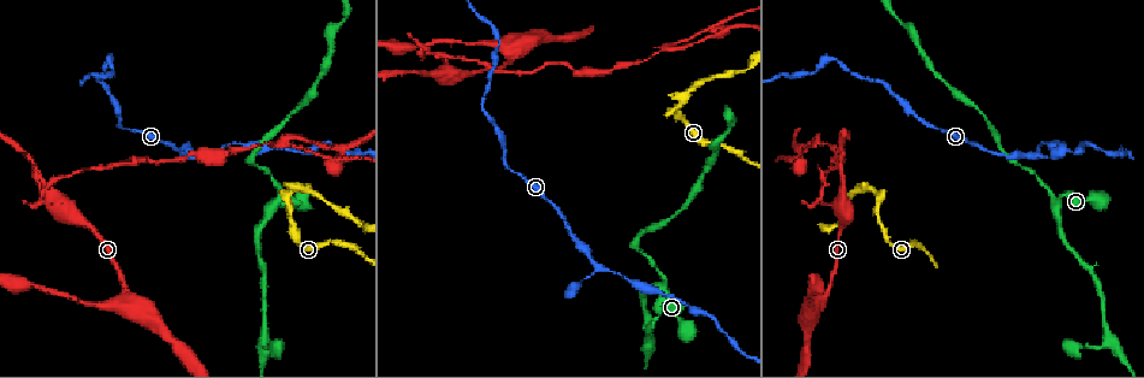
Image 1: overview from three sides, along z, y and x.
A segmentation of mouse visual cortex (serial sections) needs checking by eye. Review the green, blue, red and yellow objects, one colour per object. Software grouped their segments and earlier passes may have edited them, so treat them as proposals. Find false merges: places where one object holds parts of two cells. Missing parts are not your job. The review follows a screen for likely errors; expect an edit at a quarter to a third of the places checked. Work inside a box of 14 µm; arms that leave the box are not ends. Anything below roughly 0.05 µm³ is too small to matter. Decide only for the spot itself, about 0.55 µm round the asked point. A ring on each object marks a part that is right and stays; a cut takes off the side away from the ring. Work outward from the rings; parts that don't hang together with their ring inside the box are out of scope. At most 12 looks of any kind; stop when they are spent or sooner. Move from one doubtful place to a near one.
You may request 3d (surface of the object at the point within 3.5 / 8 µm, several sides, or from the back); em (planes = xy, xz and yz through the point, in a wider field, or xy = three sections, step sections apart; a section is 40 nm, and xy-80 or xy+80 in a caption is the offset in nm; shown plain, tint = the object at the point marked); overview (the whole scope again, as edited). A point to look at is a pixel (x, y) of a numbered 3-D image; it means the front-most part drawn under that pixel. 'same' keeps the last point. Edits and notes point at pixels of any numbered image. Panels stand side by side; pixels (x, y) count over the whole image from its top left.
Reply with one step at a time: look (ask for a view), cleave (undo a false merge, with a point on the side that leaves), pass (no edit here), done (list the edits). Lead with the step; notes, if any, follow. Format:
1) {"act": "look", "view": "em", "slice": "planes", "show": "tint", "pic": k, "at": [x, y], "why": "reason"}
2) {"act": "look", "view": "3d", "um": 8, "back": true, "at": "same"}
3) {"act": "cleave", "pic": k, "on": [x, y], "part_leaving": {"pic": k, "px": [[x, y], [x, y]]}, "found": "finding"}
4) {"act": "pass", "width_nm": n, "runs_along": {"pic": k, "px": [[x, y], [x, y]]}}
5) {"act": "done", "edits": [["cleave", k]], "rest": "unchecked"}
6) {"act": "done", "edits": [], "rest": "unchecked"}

{"act": "look", "view": "3d", "um": 8, "pic": 1, "at": [111, 58], "why": "sharp bend"}

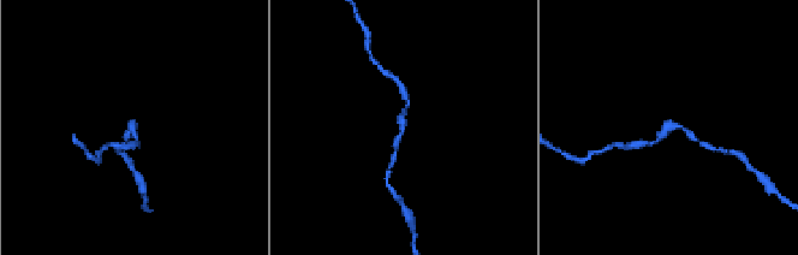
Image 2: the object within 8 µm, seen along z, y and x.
{"act": "look", "view": "3d", "um": 3.5, "pic": 2, "at": [676, 128]}

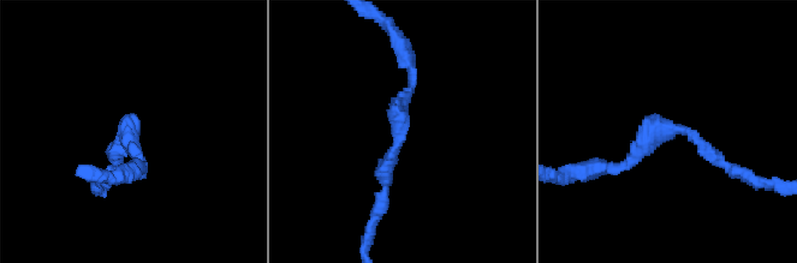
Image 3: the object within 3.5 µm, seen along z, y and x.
{"act": "pass", "arm_widths_nm": [150, 150], "runs_along": {"pic": 3, "px": [[384, 193], [412, 71]]}, "found": "one cell here"}

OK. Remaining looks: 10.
{"act": "look", "view": "3d", "um": 3.5, "pic": 1, "at": [426, 50], "why": "abrupt turn"}

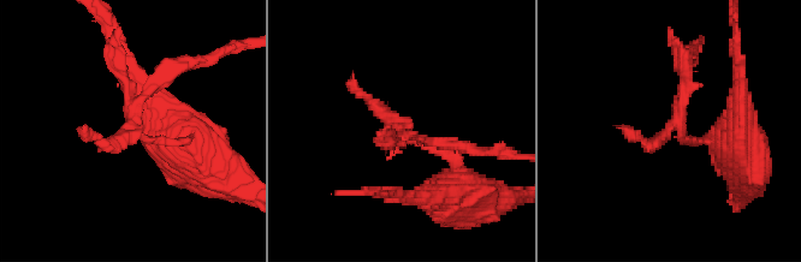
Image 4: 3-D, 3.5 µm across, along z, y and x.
{"act": "look", "view": "em", "slice": "planes", "show": "plain", "pic": 4, "at": [133, 125], "why": "now the EM"}

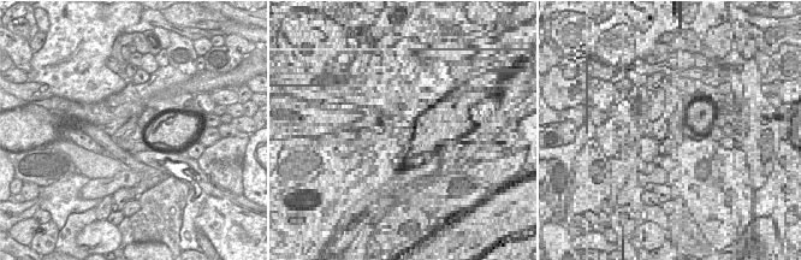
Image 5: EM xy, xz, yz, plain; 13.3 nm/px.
{"act": "look", "view": "em", "slice": "planes", "show": "tint", "at": "same"}

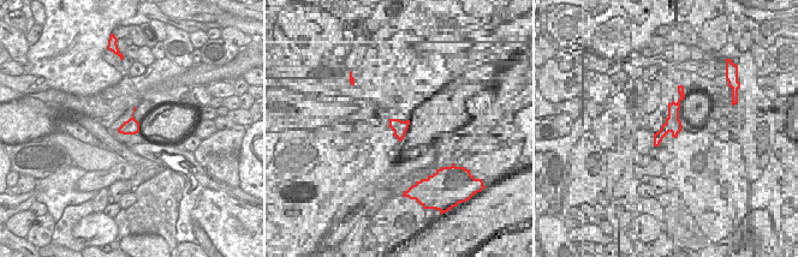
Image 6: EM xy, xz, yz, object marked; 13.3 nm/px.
{"act": "cleave", "pic": 4, "on": [654, 143], "part_leaving": {"pic": 4, "px": [[682, 132], [675, 99], [694, 58]]}, "found": "two cells meet here"}

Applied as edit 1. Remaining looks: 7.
{"act": "look", "view": "3d", "um": 3.5, "pic": 1, "at": [823, 297], "why": "sharp bend"}

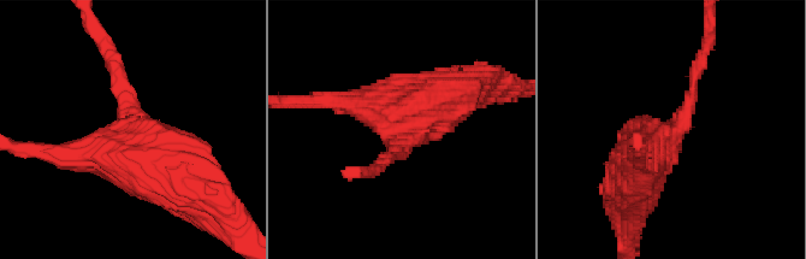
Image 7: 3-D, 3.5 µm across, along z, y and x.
{"act": "look", "view": "em", "slice": "planes", "show": "plain", "pic": 7, "at": [402, 134]}

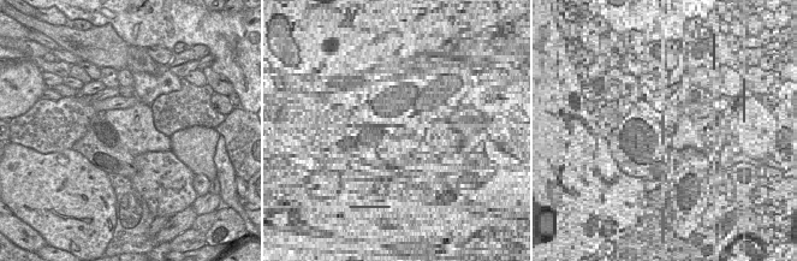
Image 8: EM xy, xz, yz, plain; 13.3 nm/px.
{"act": "look", "view": "em", "slice": "planes", "show": "tint", "at": "same", "why": "with the object marked"}

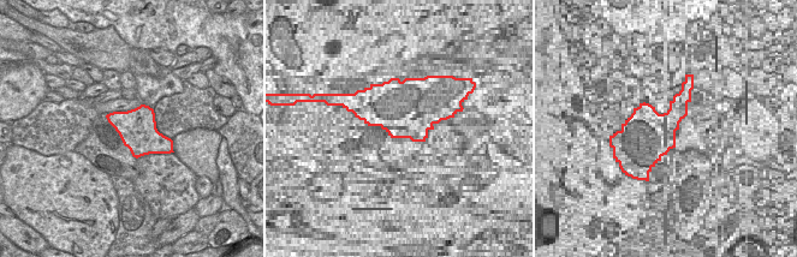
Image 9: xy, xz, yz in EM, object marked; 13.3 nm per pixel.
{"act": "pass", "runs_along": {"pic": 7, "px": [[122, 80], [134, 146], [196, 190]]}, "found": "all the same cell"}

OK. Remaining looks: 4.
{"act": "look", "view": "3d", "um": 8, "pic": 1, "at": [876, 192]}

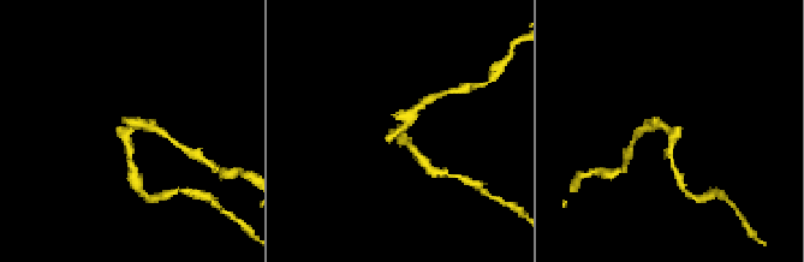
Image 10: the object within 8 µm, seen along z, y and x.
{"act": "look", "view": "em", "slice": "xy", "step": 3, "show": "tint", "pic": 10, "at": [398, 126], "why": "need the tissue"}

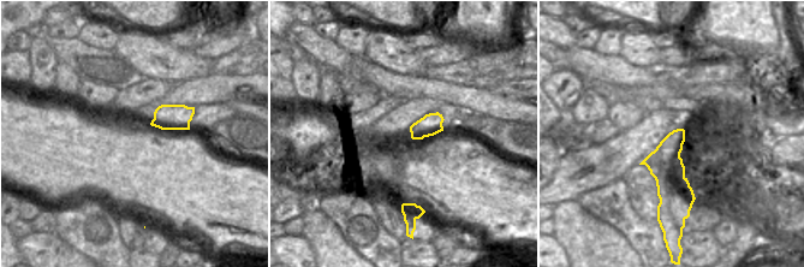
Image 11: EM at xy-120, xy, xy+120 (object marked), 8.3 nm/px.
{"act": "pass", "width_nm": 180, "runs_along": {"pic": 10, "px": [[672, 161], [670, 130], [643, 127]]}, "found": "one cell here"}

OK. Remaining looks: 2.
{"act": "look", "view": "3d", "um": 3.5, "pic": 1, "at": [1044, 143], "why": "a narrow waist"}

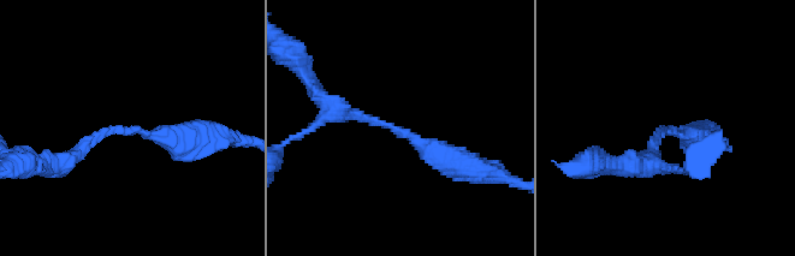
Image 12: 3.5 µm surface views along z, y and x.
{"act": "look", "view": "em", "slice": "xy", "step": 5, "show": "tint", "pic": 12, "at": [388, 125], "arm_widths_nm": [250, 350], "why": "need the tissue"}

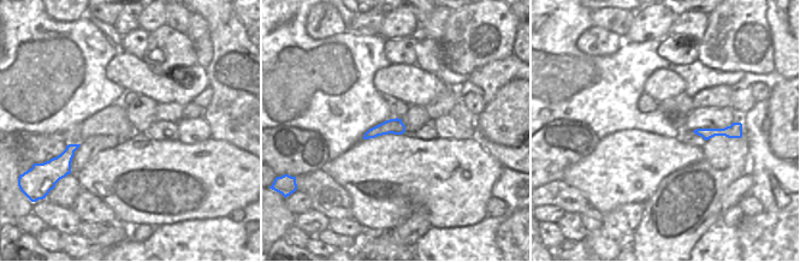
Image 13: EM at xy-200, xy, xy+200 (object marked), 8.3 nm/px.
{"act": "pass", "runs_along": {"pic": 12, "px": [[327, 102], [461, 164]]}, "found": "continuous, no second cell"}

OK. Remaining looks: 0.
{"act": "done", "edits": [["cleave", 4]], "rest": "unchecked"}

